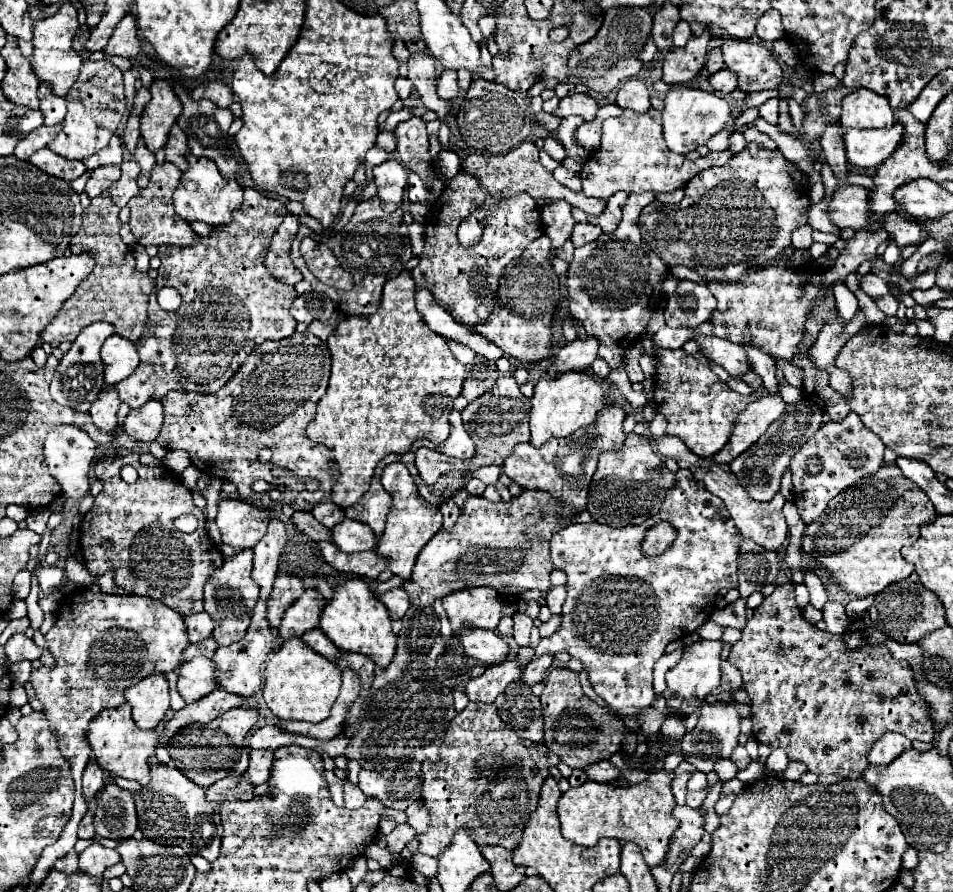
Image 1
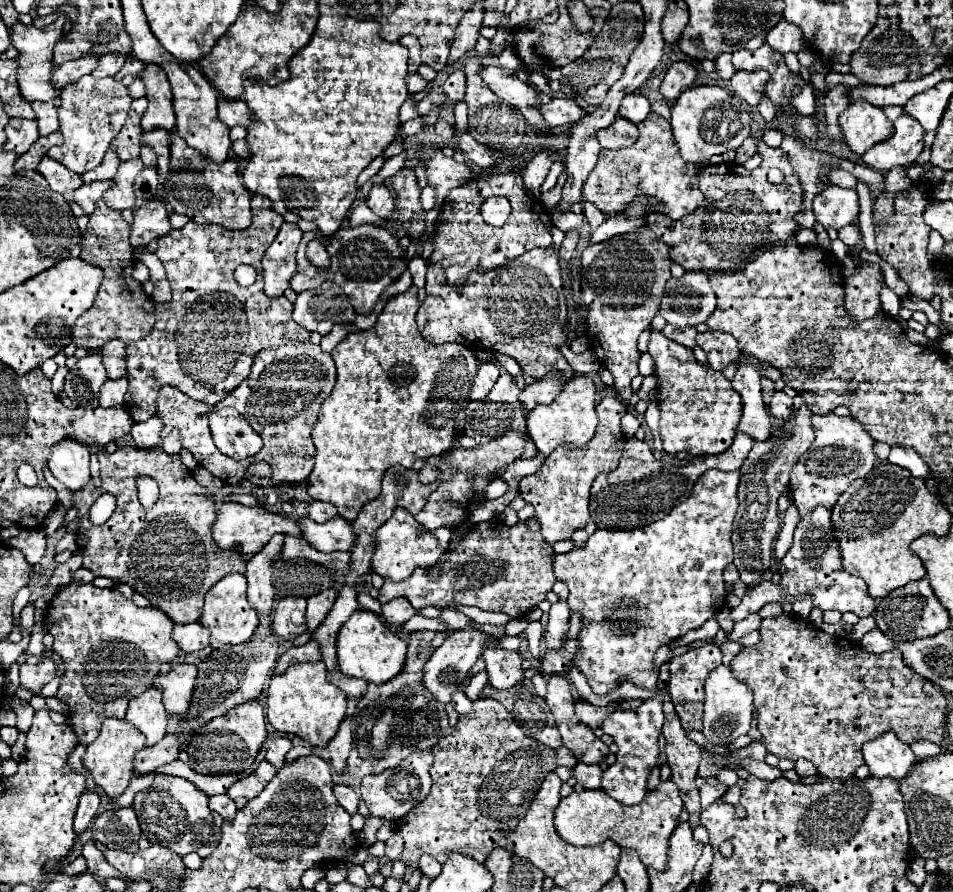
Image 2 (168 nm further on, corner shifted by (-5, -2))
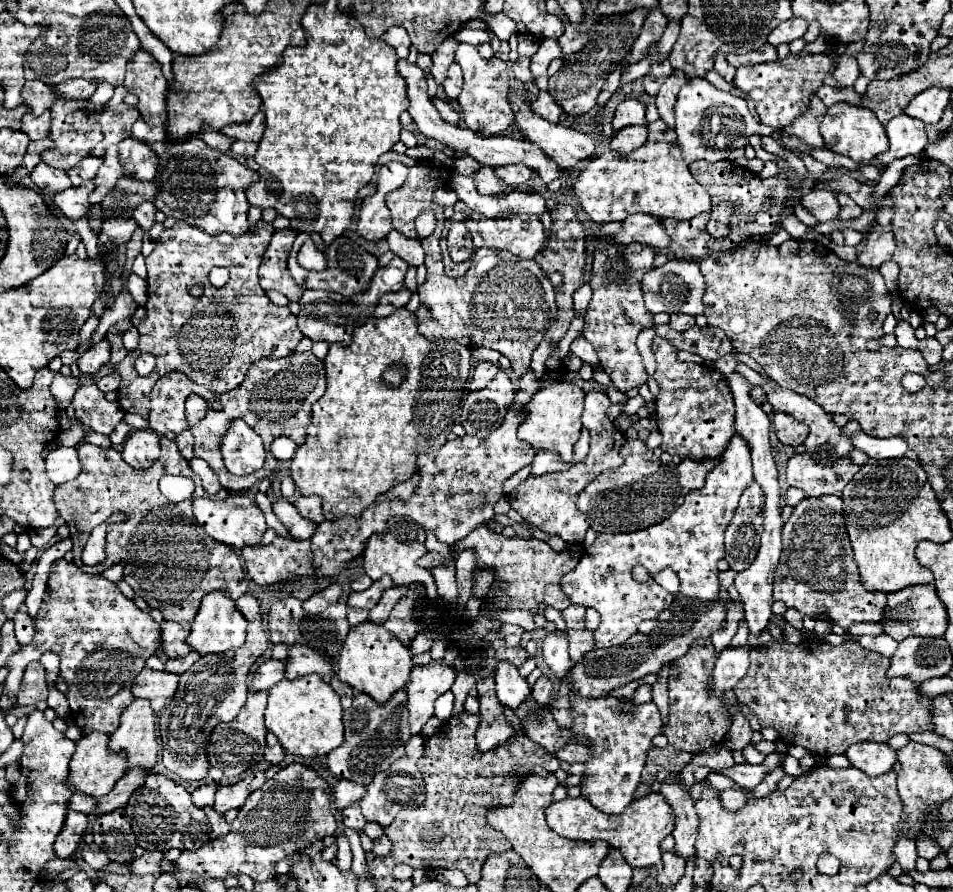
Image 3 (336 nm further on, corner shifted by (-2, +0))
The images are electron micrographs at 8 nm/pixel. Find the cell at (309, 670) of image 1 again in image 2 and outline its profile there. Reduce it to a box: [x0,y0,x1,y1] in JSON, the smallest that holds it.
[266,662,346,748]

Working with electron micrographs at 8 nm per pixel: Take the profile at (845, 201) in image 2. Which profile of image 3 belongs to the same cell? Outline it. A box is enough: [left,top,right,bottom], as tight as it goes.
[803,190,841,222]

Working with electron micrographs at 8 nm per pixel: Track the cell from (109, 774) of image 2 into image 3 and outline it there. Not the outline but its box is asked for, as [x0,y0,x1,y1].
[69,734,127,798]

